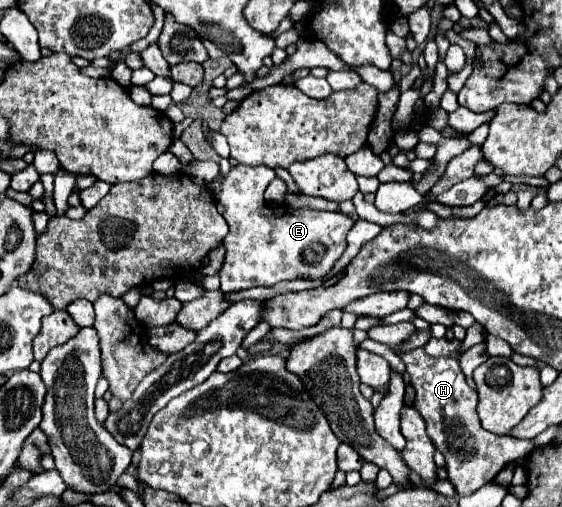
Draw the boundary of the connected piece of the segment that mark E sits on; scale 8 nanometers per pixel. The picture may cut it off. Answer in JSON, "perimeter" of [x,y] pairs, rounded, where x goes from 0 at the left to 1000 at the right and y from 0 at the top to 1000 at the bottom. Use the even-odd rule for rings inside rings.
{"perimeter":[[[422,325],[397,353],[386,396],[400,408],[400,436],[407,460],[397,471],[404,491],[397,531],[390,535],[393,574],[429,574],[447,566],[486,566],[511,550],[568,550],[589,535],[596,515],[617,487],[617,460],[628,448],[628,432],[607,420],[525,412],[518,404],[479,408],[468,396],[479,353],[489,353],[489,337],[479,329],[432,329]]]}

